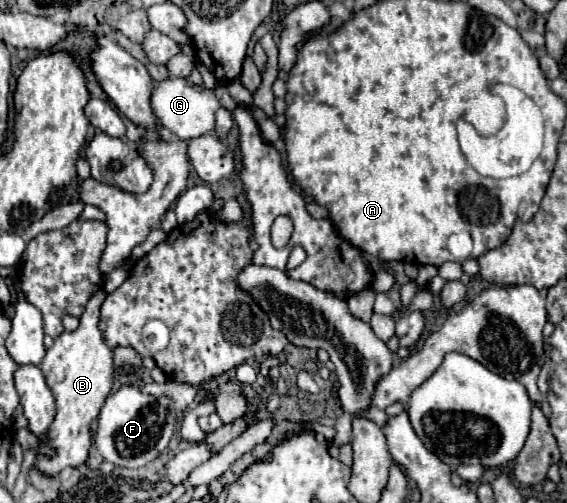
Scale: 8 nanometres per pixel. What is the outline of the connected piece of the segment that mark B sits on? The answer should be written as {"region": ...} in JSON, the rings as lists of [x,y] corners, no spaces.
{"region":[[[98,290],[88,306],[86,312],[80,316],[80,326],[74,332],[62,332],[56,336],[54,346],[46,350],[44,360],[40,362],[40,368],[48,380],[50,390],[56,398],[56,416],[54,422],[48,428],[48,440],[46,444],[56,452],[56,456],[40,454],[42,440],[24,440],[24,430],[18,430],[18,442],[22,450],[34,450],[34,468],[42,472],[44,476],[58,476],[66,466],[82,466],[86,460],[86,452],[90,450],[92,436],[90,436],[90,424],[100,414],[100,408],[106,400],[106,396],[112,390],[112,350],[104,344],[104,336],[98,328],[100,320],[100,306],[104,302],[106,292]]]}

